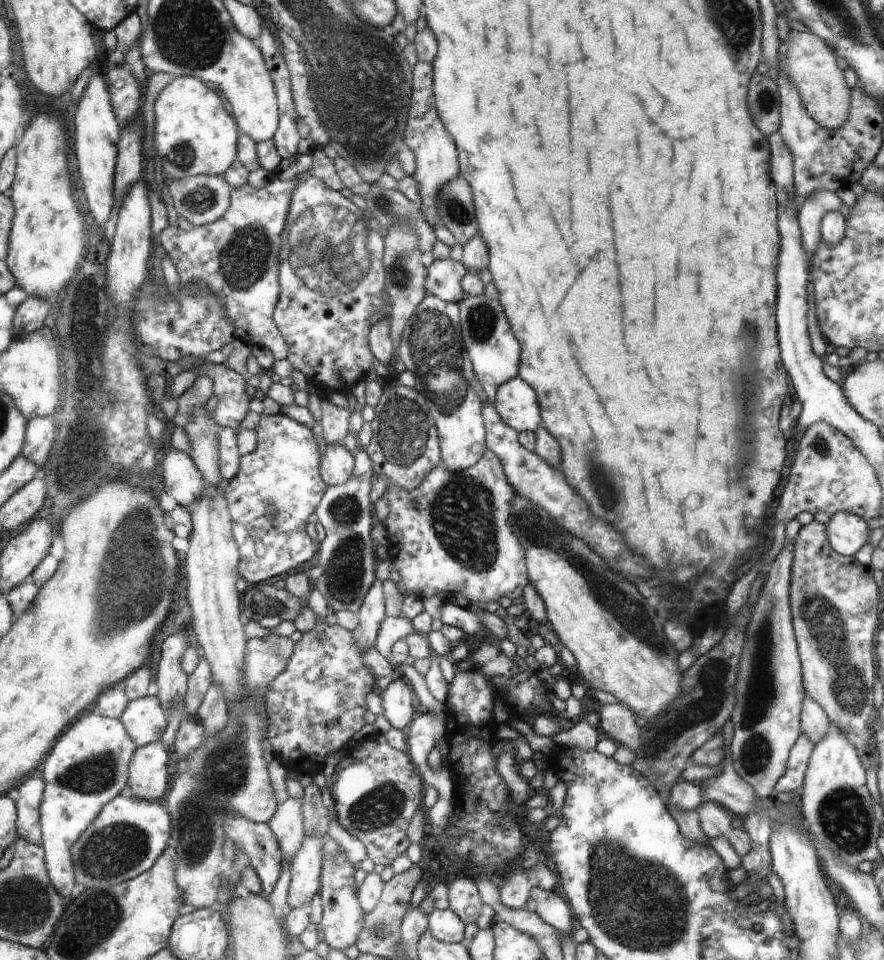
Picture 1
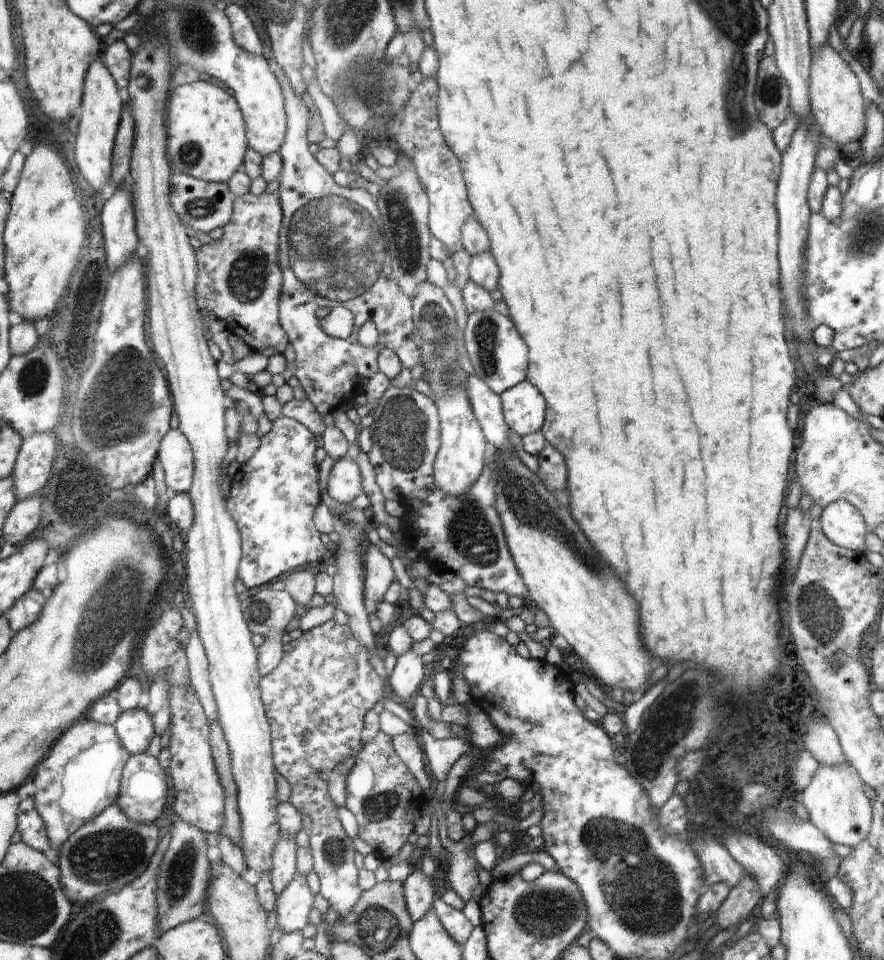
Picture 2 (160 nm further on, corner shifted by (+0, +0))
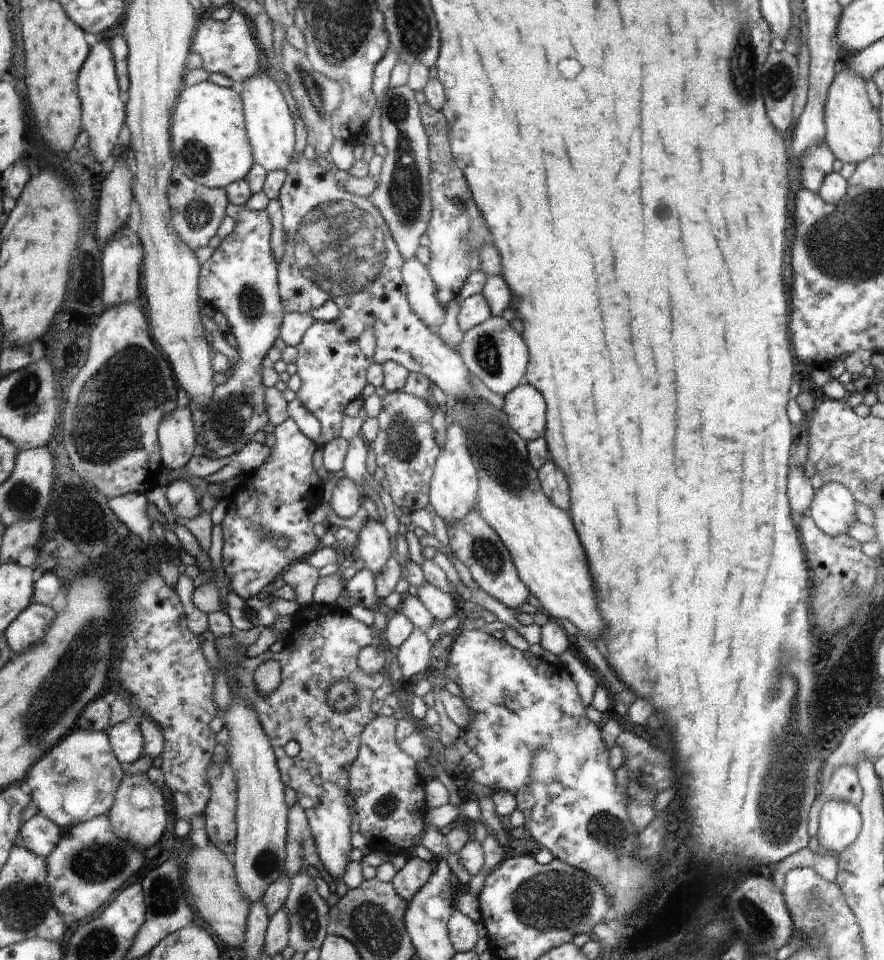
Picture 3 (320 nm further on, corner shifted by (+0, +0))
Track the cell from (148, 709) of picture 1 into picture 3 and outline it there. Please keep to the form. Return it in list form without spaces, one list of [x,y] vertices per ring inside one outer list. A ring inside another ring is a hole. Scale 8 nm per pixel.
[[[118,722],[108,729],[114,753],[121,764],[132,764],[145,754],[145,734],[138,726],[128,722]]]

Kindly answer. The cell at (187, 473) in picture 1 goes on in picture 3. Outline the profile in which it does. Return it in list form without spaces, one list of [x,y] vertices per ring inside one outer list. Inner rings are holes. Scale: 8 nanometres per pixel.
[[[180,406],[172,416],[166,416],[159,425],[158,437],[162,464],[166,469],[184,468],[198,452],[196,430],[188,406]]]

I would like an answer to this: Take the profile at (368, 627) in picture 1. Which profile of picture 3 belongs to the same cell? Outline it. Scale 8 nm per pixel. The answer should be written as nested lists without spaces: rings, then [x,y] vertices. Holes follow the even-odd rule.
[[[368,517],[358,534],[358,544],[352,550],[355,558],[362,559],[364,568],[370,570],[376,578],[392,557],[387,529],[380,522]]]

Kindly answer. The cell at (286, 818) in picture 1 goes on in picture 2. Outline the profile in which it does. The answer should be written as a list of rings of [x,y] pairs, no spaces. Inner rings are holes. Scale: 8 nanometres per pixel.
[[[281,834],[277,847],[273,853],[273,868],[270,877],[273,880],[273,890],[280,895],[290,880],[296,876],[296,860],[299,846],[296,838],[290,838],[286,834]]]

